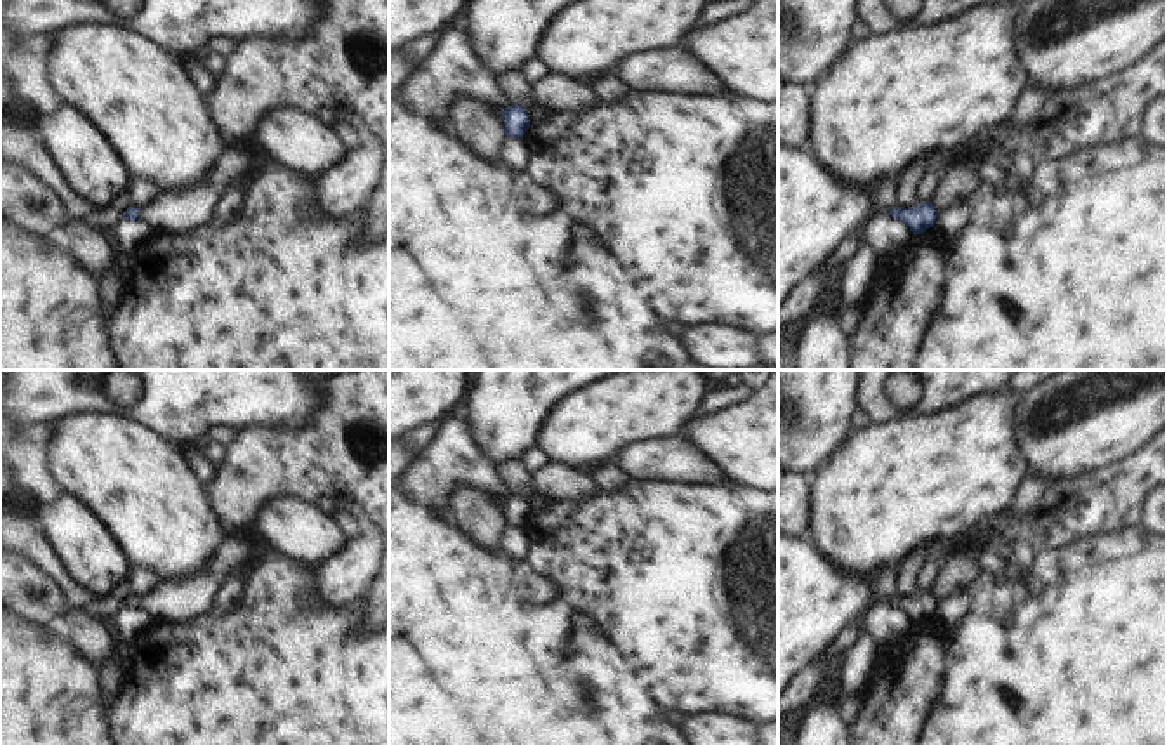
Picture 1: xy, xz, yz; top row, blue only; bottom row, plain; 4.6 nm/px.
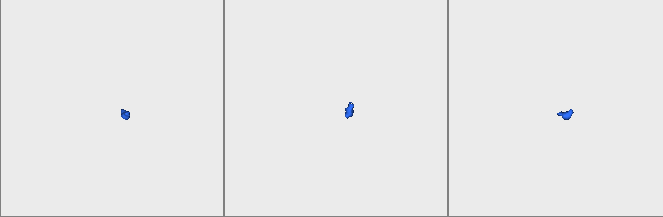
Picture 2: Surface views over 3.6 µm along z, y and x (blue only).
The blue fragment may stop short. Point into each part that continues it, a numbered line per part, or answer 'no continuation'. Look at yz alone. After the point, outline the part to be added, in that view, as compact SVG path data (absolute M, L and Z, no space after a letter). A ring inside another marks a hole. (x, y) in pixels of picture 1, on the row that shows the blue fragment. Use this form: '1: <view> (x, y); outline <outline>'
no continuation

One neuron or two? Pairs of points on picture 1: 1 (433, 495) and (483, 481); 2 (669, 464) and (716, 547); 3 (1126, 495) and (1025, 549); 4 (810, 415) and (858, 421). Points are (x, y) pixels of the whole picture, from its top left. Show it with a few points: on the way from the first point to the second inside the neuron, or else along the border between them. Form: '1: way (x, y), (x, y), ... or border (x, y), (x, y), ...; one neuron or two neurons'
1: way (445, 483), (452, 476), (471, 476); one neuron
2: border (639, 480), (721, 483); two neurons
3: border (1023, 532), (1035, 553); two neurons
4: border (858, 407), (851, 417), (851, 429); two neurons

